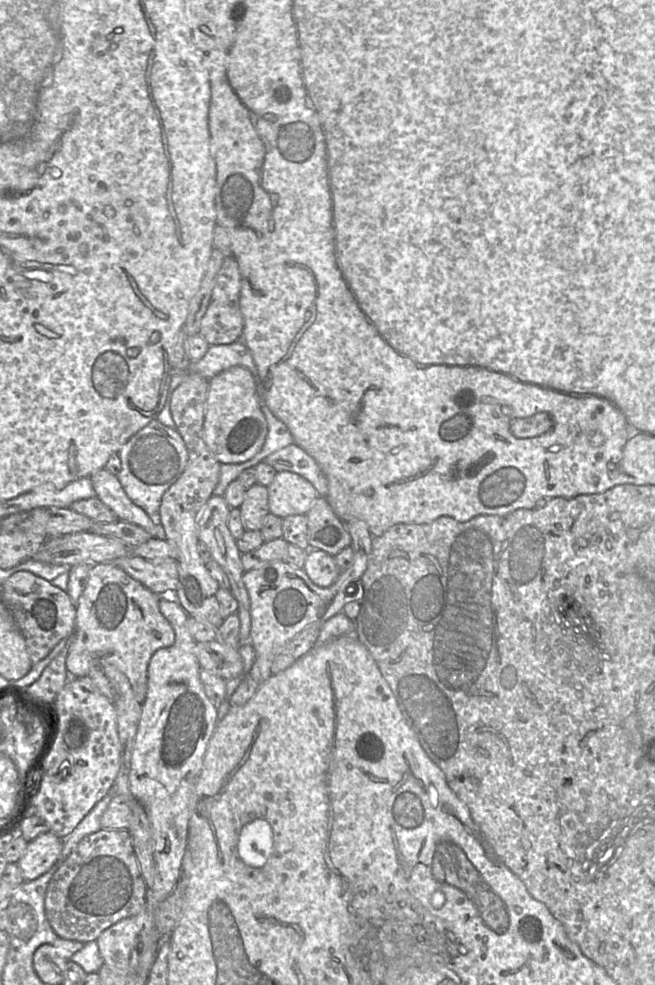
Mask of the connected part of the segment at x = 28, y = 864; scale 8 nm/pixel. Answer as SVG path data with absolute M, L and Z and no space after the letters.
M51 831L29 841L23 856L17 863L24 880L35 880L48 872L58 861L62 848L62 839Z

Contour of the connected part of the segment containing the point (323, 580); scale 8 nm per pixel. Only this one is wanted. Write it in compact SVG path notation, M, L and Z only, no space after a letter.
M310 549L303 565L303 570L308 578L317 586L326 588L331 586L340 571L334 557L322 550Z

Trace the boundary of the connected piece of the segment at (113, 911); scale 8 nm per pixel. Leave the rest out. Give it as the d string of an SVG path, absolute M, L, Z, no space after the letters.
M102 828L84 837L55 872L45 894L45 913L59 937L85 944L96 941L110 926L142 912L148 901L148 892L129 832Z

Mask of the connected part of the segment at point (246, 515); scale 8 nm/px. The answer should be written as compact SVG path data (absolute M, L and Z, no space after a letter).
M256 482L246 489L244 500L239 509L245 530L260 531L269 514L267 487Z

